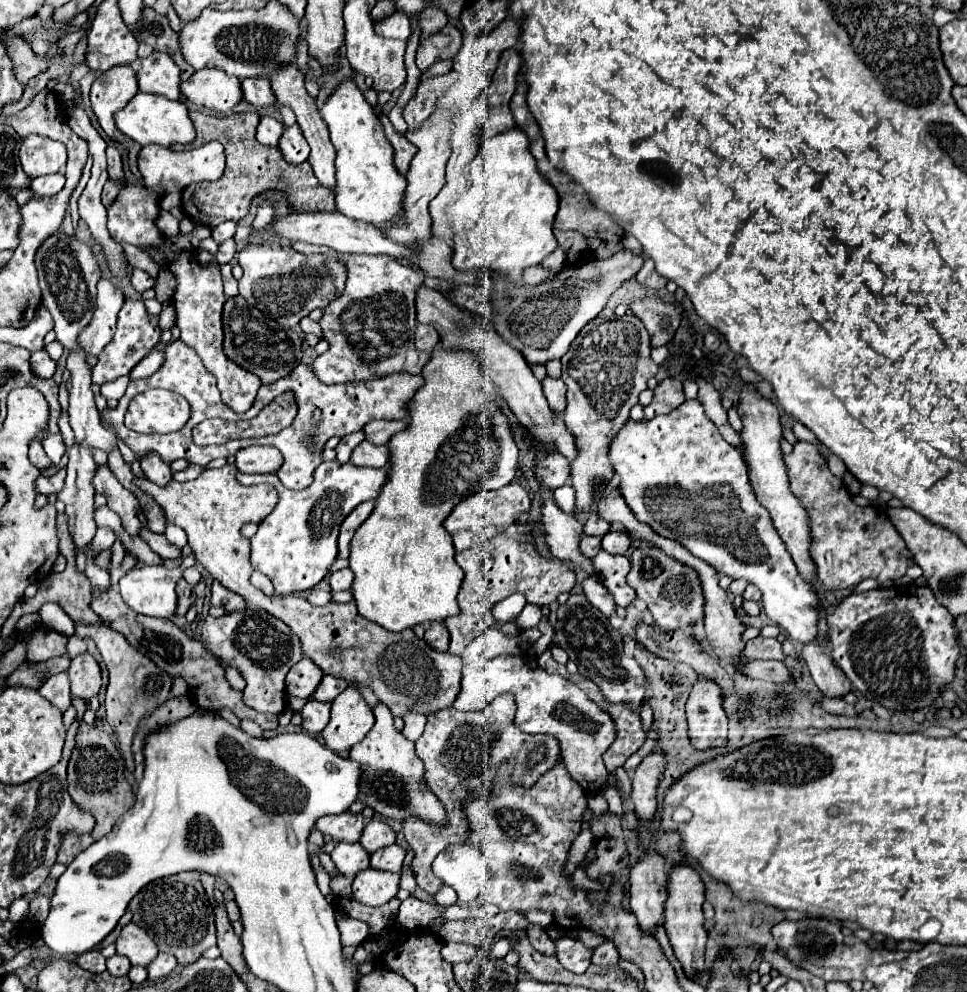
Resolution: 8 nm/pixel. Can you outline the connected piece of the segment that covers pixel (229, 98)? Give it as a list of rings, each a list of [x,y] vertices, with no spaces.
[[[207,67],[195,71],[187,81],[183,81],[181,93],[191,103],[219,113],[229,113],[243,97],[239,79],[229,77],[225,71]]]

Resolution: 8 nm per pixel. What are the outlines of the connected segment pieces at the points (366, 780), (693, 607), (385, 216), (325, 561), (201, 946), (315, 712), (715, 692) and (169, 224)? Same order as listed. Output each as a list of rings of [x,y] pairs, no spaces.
[[[377,705],[373,713],[375,713],[373,729],[361,743],[351,747],[349,751],[349,759],[361,765],[361,783],[359,783],[361,793],[357,801],[361,801],[365,807],[371,807],[375,813],[387,819],[403,823],[413,815],[425,823],[431,823],[433,827],[443,827],[447,811],[423,781],[425,767],[415,753],[413,741],[409,741],[403,733],[395,731],[393,715],[391,711],[387,711],[387,707]]]
[[[649,543],[635,547],[631,555],[631,571],[627,579],[631,587],[637,591],[637,595],[647,603],[655,623],[663,631],[671,631],[703,619],[703,595],[695,571],[683,567],[681,563],[675,563],[671,557],[663,555],[659,549],[651,547]]]
[[[353,79],[341,81],[327,97],[319,113],[327,123],[331,143],[337,149],[335,211],[359,221],[373,223],[379,229],[387,227],[391,219],[401,213],[401,199],[407,181],[393,165],[393,147],[383,133],[379,117]]]
[[[323,461],[313,473],[313,483],[301,491],[283,487],[273,473],[237,475],[241,485],[271,483],[279,491],[279,501],[275,509],[259,523],[257,533],[251,537],[253,569],[265,573],[271,579],[275,595],[289,595],[313,589],[329,573],[329,567],[337,557],[337,535],[341,521],[359,503],[375,499],[379,495],[379,487],[385,483],[385,477],[387,467],[371,469],[355,467],[353,463],[341,465],[337,461]]]
[[[197,871],[151,881],[141,893],[131,899],[127,909],[133,913],[133,923],[149,933],[159,951],[175,955],[179,965],[197,961],[207,947],[215,945],[215,915],[205,889],[201,887]]]
[[[309,699],[301,709],[301,717],[303,717],[301,729],[305,729],[307,733],[321,733],[329,723],[329,711],[331,711],[331,703],[319,703]]]
[[[699,677],[693,685],[687,701],[689,739],[697,749],[719,747],[727,739],[727,713],[723,709],[721,687],[705,677]]]
[[[161,211],[159,219],[155,223],[159,223],[159,229],[163,231],[163,235],[167,235],[167,237],[179,235],[179,221],[169,211]]]

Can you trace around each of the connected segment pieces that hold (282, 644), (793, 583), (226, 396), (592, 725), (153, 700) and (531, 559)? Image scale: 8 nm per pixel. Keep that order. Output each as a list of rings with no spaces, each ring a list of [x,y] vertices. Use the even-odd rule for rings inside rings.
[[[247,605],[243,611],[235,611],[235,613],[225,613],[223,617],[211,617],[207,615],[201,627],[201,637],[203,637],[203,645],[225,665],[235,667],[243,679],[247,681],[247,687],[243,691],[243,701],[253,707],[255,711],[261,713],[283,713],[287,707],[285,701],[285,675],[291,669],[291,665],[295,665],[301,659],[301,641],[299,637],[277,617],[273,617],[267,611],[259,611],[257,607]]]
[[[687,399],[671,413],[659,415],[651,421],[627,421],[623,431],[619,431],[619,437],[611,443],[611,463],[615,473],[621,477],[619,487],[623,497],[627,499],[631,511],[635,511],[637,519],[651,525],[655,533],[683,543],[695,557],[715,567],[717,573],[729,575],[731,579],[747,579],[755,585],[763,595],[763,609],[767,617],[785,629],[791,639],[807,643],[815,637],[817,595],[803,583],[803,579],[799,579],[783,541],[779,539],[775,527],[771,527],[767,509],[759,507],[755,495],[751,495],[747,467],[741,453],[719,435],[719,429],[705,417],[699,399]],[[729,513],[731,523],[729,519],[723,519],[723,515]]]
[[[183,249],[175,255],[173,261],[169,261],[169,271],[177,281],[171,303],[175,305],[175,311],[177,311],[175,325],[181,329],[181,341],[189,345],[201,357],[205,369],[217,377],[221,401],[227,407],[231,407],[235,413],[245,413],[255,401],[257,389],[261,387],[261,379],[251,371],[235,365],[223,351],[221,309],[225,303],[225,295],[223,295],[223,283],[221,283],[217,261],[203,265],[197,259],[197,253],[193,249]]]
[[[499,655],[491,661],[485,663],[483,669],[471,671],[461,679],[461,693],[459,699],[455,701],[455,709],[459,711],[481,711],[485,709],[489,703],[495,701],[495,697],[499,695],[513,695],[515,697],[515,727],[525,731],[525,733],[541,733],[541,735],[553,735],[559,741],[559,747],[563,751],[563,759],[567,765],[567,771],[571,773],[573,779],[577,779],[577,783],[585,789],[585,793],[595,793],[599,783],[603,783],[603,779],[607,777],[607,769],[603,763],[603,753],[611,747],[611,743],[617,737],[617,727],[615,721],[611,719],[611,715],[607,711],[603,711],[597,703],[593,703],[575,683],[571,683],[567,677],[561,675],[549,675],[545,669],[541,669],[537,665],[535,659],[527,659],[523,657],[515,657],[515,655]]]
[[[99,623],[79,624],[76,626],[75,635],[81,638],[91,637],[107,665],[109,687],[107,687],[107,695],[105,695],[105,711],[107,711],[105,717],[119,741],[119,751],[127,763],[127,769],[133,771],[135,765],[133,765],[133,755],[131,755],[131,741],[137,731],[137,725],[145,713],[153,711],[169,697],[169,691],[173,684],[172,677],[169,677],[169,674],[161,668],[155,667],[155,663],[149,657],[135,651],[135,647],[123,637],[123,633],[113,631],[111,627],[103,627]]]
[[[513,523],[511,527],[507,527],[507,531],[503,535],[497,535],[483,545],[471,547],[471,549],[455,555],[455,561],[463,569],[465,579],[463,579],[463,585],[457,595],[459,615],[449,617],[445,621],[445,625],[451,633],[451,645],[449,645],[451,653],[461,655],[463,649],[467,647],[467,643],[475,635],[481,635],[489,625],[495,623],[493,613],[491,613],[493,605],[497,601],[505,599],[507,595],[523,593],[529,603],[545,607],[545,605],[557,601],[557,597],[561,593],[569,593],[573,589],[575,573],[571,569],[567,569],[565,565],[539,555],[539,551],[533,549],[533,545],[521,543],[521,537],[525,537],[525,535],[533,535],[533,527]]]

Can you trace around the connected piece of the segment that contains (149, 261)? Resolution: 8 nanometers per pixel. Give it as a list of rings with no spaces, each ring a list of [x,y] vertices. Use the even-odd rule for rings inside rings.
[[[121,242],[120,244],[123,246],[129,263],[134,268],[146,271],[152,278],[158,277],[160,265],[148,253],[128,243]]]

